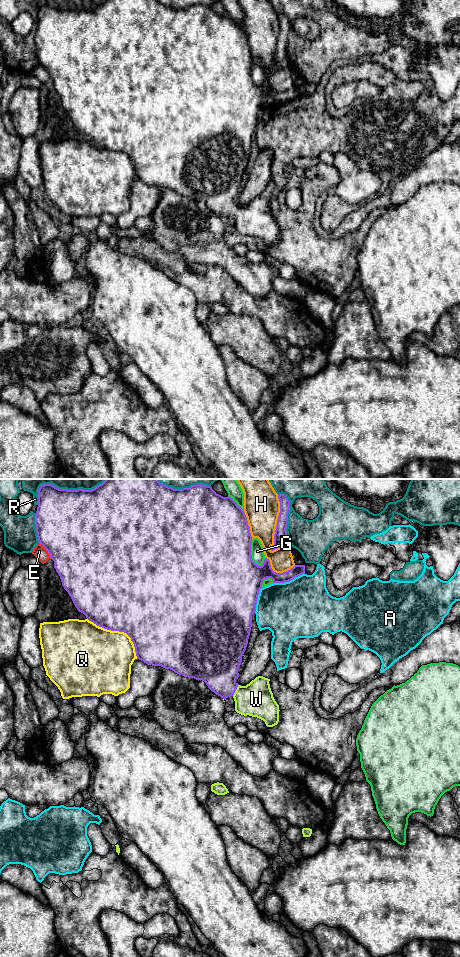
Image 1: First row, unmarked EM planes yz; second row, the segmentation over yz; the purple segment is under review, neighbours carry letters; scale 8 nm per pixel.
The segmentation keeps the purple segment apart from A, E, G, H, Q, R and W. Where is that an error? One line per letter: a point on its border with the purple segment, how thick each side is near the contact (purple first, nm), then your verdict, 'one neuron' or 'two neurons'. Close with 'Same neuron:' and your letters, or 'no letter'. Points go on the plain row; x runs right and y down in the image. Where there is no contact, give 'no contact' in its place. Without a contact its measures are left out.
A: yz (288, 101) | 130/480 nm | two neurons
E: yz (46, 69) | 500/100 nm | two neurons
G: yz (250, 74) | 500/110 nm | two neurons
H: yz (277, 43) | 120/280 nm | two neurons
Q: yz (119, 151) | 500/460 nm | two neurons
R: yz (287, 36) | 120/280 nm | two neurons
W: yz (235, 210) | 340/280 nm | one neuron
Same neuron: W

